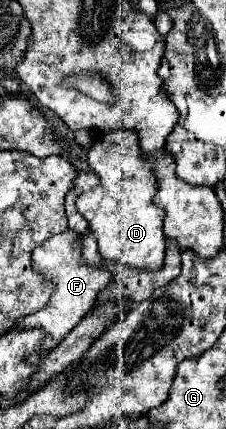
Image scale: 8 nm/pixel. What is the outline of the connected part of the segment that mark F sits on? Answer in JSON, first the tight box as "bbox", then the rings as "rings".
{"bbox":[16,229,114,351],"rings":[[[66,229],[64,233],[58,233],[50,239],[46,239],[40,247],[34,249],[32,255],[32,265],[38,273],[46,275],[48,279],[52,279],[52,283],[56,285],[50,301],[36,313],[20,319],[16,323],[16,327],[20,329],[32,329],[36,325],[40,325],[46,331],[46,339],[42,343],[42,351],[50,351],[54,349],[66,333],[72,331],[72,327],[94,307],[98,295],[114,283],[114,273],[106,271],[106,269],[98,269],[98,267],[88,267],[82,259],[82,237],[84,235],[76,235],[72,229]]]}

